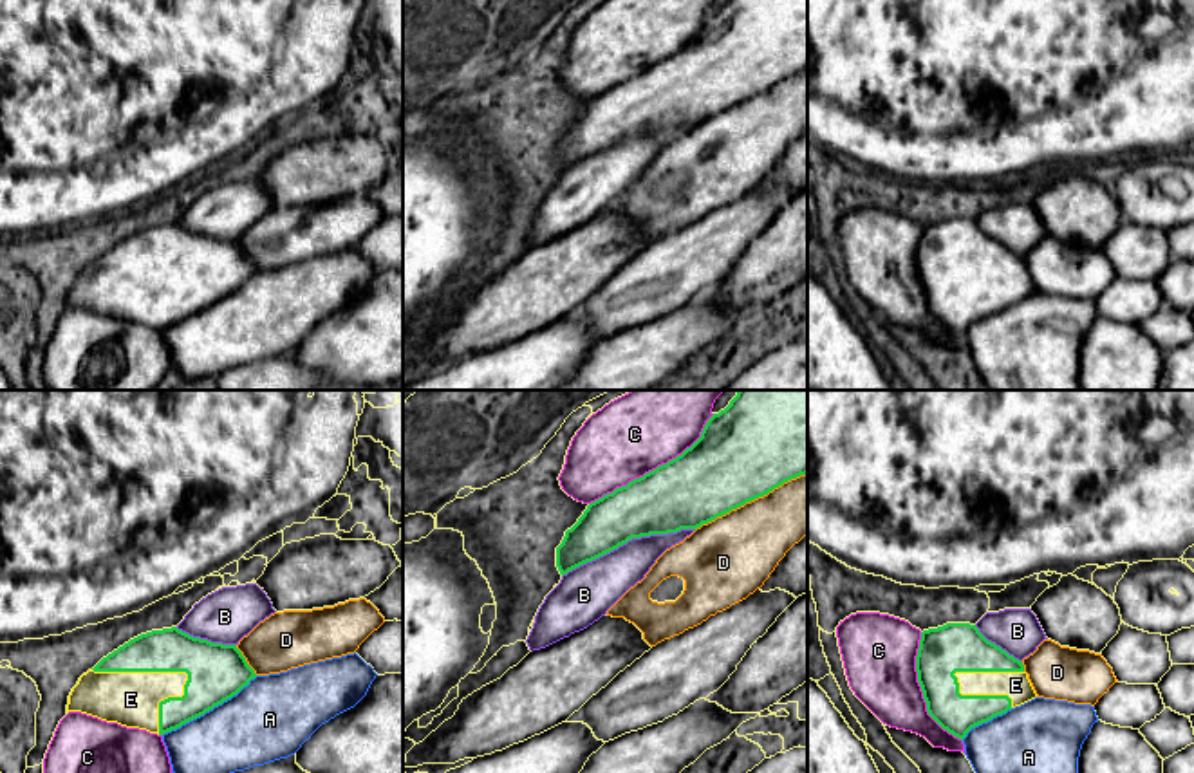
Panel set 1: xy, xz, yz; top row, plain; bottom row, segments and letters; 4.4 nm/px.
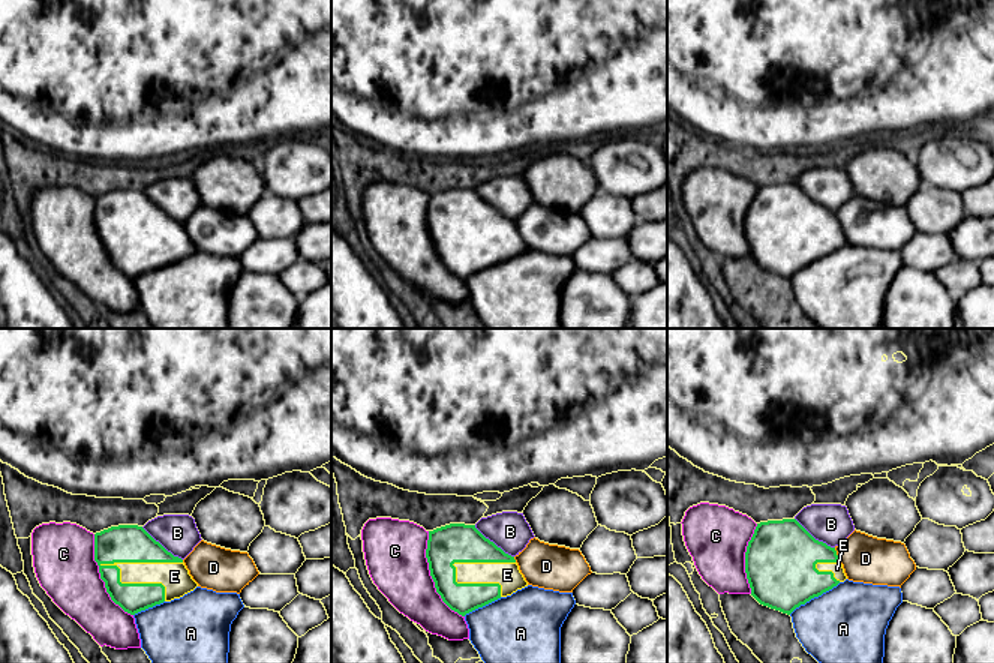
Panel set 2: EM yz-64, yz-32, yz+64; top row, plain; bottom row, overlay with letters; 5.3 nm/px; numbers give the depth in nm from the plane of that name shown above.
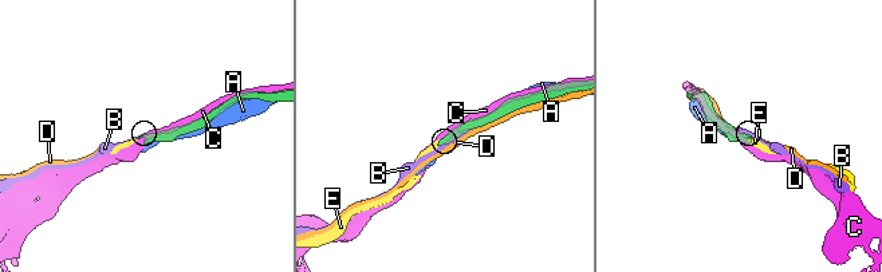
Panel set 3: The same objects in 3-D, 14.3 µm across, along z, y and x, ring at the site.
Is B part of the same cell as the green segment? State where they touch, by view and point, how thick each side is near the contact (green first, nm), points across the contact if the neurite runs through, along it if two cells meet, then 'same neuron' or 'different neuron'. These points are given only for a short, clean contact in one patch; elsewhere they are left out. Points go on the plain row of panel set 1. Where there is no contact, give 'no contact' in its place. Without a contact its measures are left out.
xz (627, 136) | 300/220 nm | different neuron

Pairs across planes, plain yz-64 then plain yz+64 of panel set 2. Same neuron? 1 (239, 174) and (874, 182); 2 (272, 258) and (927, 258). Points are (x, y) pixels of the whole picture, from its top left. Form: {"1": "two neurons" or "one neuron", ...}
{"1": "one neuron", "2": "one neuron"}

